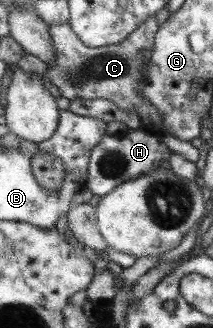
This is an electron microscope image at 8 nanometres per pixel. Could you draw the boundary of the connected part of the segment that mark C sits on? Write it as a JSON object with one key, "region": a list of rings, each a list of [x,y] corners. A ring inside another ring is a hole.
{"region":[[[147,17],[136,29],[116,45],[89,49],[73,34],[67,22],[48,25],[48,35],[53,47],[53,57],[45,63],[47,69],[41,75],[51,83],[65,99],[107,99],[125,112],[135,112],[141,118],[141,128],[147,132],[163,133],[159,111],[141,99],[134,83],[140,79],[142,69],[148,65],[152,53],[154,34],[160,27],[155,17]]]}

